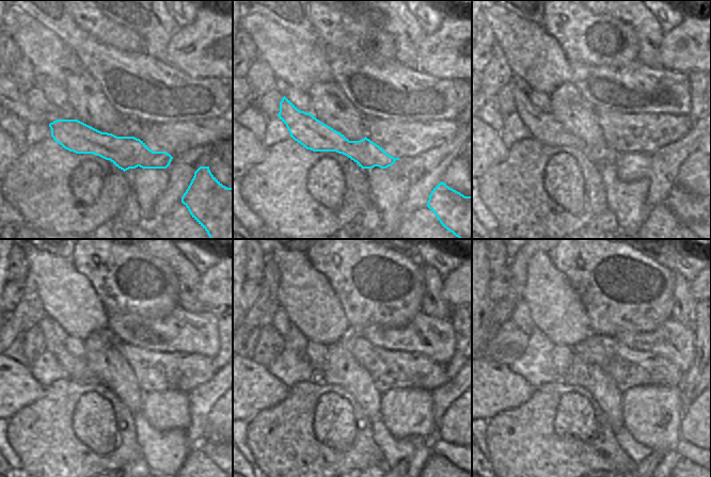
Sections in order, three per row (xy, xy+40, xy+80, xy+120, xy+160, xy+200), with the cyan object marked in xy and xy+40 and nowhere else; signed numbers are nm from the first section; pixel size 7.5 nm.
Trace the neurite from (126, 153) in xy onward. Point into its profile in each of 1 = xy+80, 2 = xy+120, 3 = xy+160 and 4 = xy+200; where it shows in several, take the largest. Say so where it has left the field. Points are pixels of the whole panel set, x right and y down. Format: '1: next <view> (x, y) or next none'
1: next xy+80 (542, 126)
2: next xy+120 (77, 369)
3: next xy+160 (282, 322)
4: next xy+200 (521, 317)

